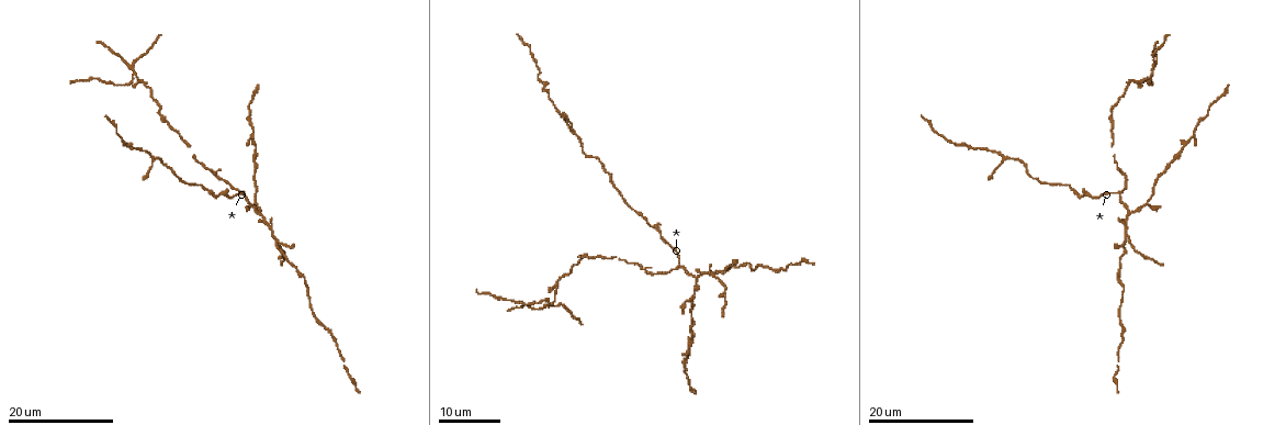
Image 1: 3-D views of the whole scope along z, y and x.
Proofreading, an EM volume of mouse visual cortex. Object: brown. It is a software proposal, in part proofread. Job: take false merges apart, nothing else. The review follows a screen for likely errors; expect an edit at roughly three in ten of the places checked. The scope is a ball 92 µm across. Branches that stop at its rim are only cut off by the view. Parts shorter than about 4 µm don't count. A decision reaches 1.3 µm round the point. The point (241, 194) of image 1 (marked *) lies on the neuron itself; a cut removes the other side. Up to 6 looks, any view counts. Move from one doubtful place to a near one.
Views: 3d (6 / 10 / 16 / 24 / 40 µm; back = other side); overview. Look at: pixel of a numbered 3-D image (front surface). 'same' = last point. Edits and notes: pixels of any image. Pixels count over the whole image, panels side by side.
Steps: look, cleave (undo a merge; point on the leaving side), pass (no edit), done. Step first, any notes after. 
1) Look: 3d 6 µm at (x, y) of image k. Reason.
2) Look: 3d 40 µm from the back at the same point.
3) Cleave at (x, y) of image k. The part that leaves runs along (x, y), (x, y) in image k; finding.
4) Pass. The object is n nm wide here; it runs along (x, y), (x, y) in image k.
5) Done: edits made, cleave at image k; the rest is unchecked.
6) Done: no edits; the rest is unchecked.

Look: 3d 24 µm at (1183, 145) of image 1. Three-way junction.

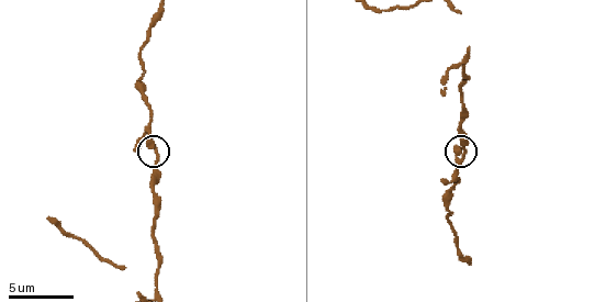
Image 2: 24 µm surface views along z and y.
Look: 3d 6 µm at (463, 153) of image 2. Closer look.

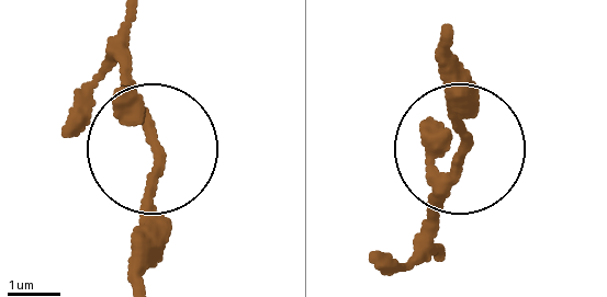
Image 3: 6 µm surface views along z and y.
Look: 3d 6 µm from the back at (461, 153) of image 3.

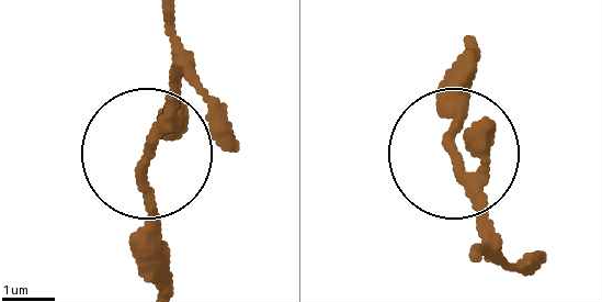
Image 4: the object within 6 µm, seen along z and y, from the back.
Pass. 3 arms meet here; one neuron here.

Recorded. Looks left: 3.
Look: 3d 16 µm at (1152, 74) of image 1. Arms part here.

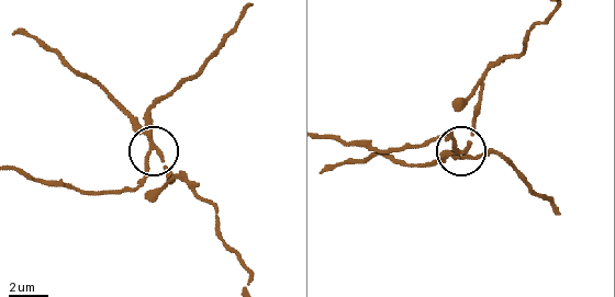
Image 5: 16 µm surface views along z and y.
Look: 3d 6 µm at (152, 149) of image 5. Closer look.

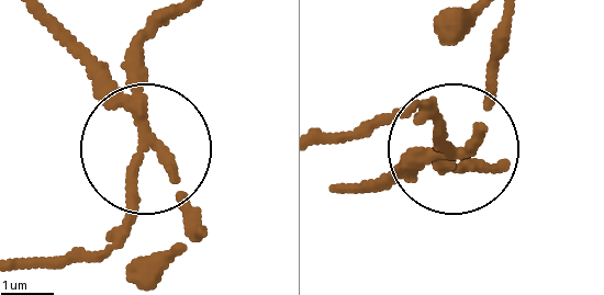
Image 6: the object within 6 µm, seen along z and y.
Look: 3d 6 µm from the back at (146, 143) of image 6.

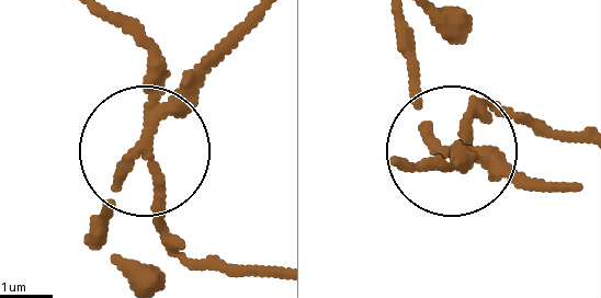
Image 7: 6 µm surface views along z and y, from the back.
Cleave at (150, 58) of image 7. Two neurons meet here.

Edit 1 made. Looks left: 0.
Done: edits made, cleave at image 7; the rest is unchecked.

